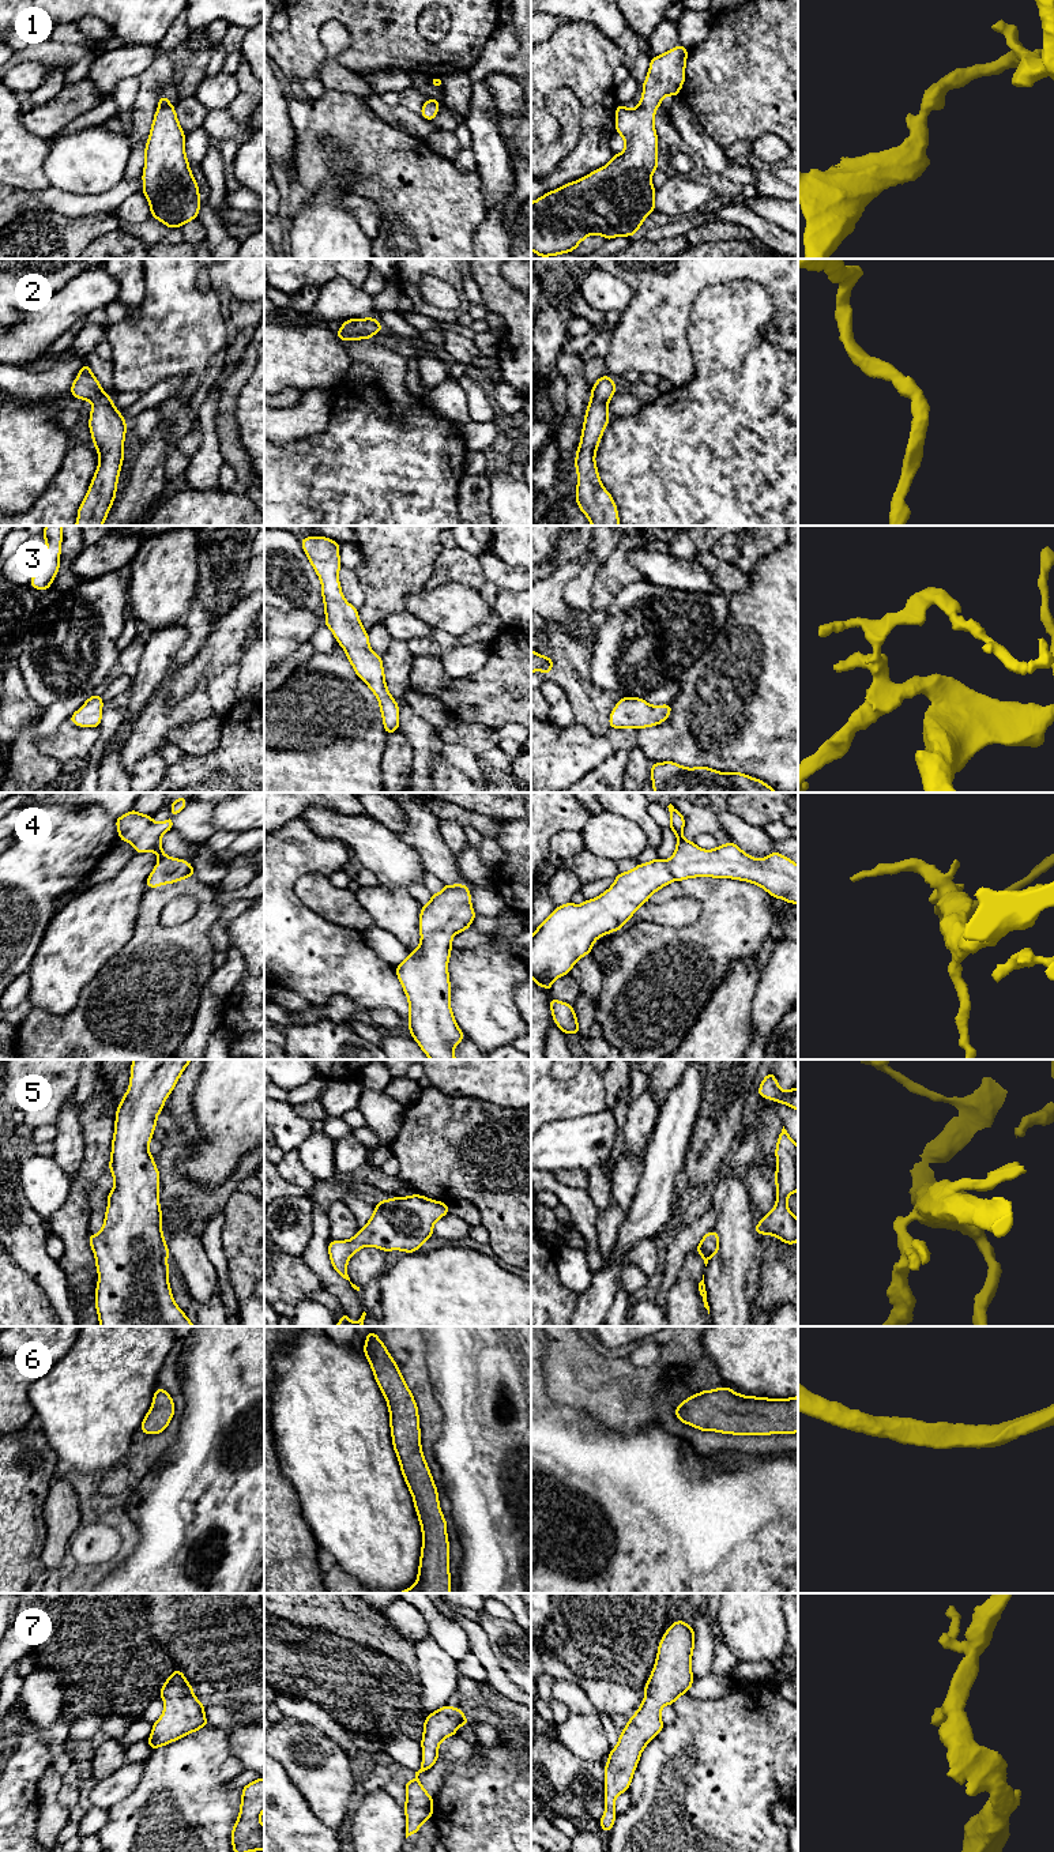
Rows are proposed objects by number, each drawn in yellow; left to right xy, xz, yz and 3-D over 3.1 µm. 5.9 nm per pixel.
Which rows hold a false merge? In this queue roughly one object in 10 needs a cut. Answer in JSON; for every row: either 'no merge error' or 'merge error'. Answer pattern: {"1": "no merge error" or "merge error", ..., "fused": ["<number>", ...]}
{"1": "no merge error", "2": "no merge error", "3": "no merge error", "4": "no merge error", "5": "no merge error", "6": "no merge error", "7": "no merge error", "fused": []}

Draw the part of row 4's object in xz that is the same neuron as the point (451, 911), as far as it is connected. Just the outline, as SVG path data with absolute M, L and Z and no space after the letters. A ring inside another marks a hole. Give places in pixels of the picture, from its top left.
M443 884L443 887L443 892L432 893L430 901L421 908L419 934L422 938L418 948L409 953L395 970L410 1004L407 1020L410 1035L430 1059L456 1059L453 1047L464 1039L464 1034L458 1027L449 1004L448 960L452 937L467 930L477 914L471 906L468 887L463 884Z

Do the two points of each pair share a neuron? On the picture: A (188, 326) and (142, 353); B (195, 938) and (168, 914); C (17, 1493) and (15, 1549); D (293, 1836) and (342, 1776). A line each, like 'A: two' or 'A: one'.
A: one
B: two
C: one
D: two

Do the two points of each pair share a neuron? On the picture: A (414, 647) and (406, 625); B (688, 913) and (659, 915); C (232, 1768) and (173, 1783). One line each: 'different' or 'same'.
A: different
B: same
C: same

